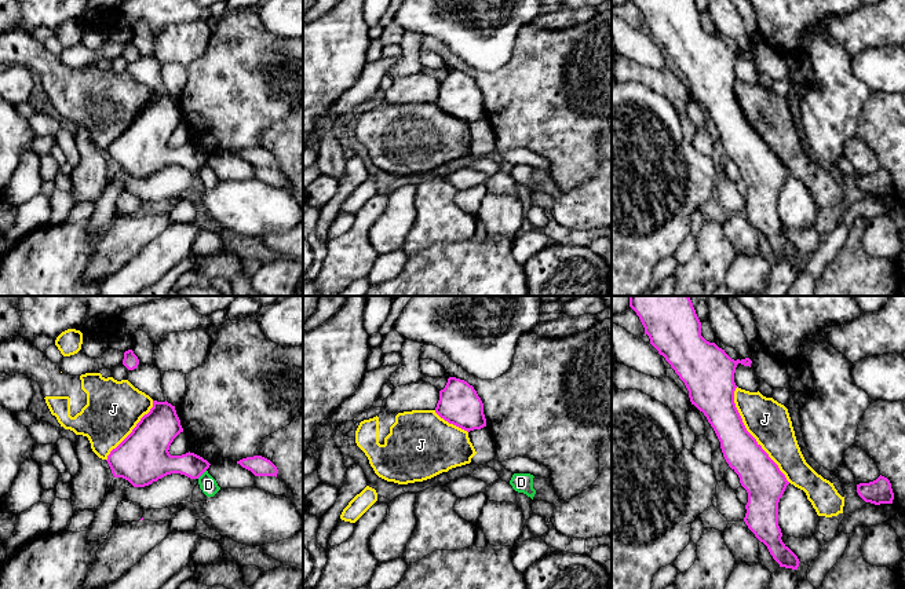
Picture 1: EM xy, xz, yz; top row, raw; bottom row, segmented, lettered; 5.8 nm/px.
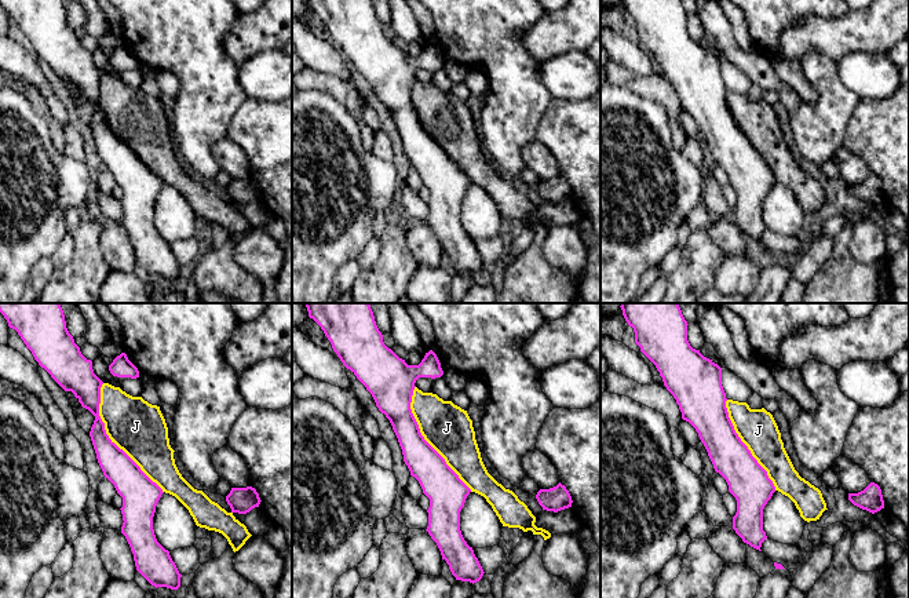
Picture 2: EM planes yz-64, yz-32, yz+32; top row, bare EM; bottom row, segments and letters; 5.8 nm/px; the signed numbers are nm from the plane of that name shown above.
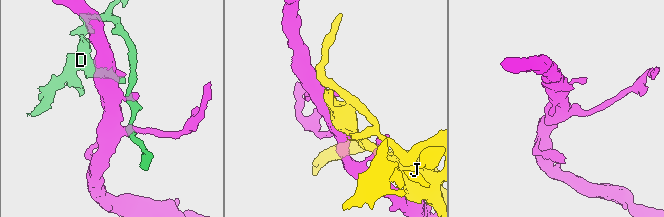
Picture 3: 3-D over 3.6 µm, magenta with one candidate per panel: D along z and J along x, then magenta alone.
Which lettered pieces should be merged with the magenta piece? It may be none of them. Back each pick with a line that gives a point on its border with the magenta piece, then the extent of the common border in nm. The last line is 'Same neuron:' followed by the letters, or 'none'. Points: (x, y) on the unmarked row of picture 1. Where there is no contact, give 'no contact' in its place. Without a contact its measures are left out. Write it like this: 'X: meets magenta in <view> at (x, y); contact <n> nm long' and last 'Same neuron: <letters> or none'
Same neuron: none

